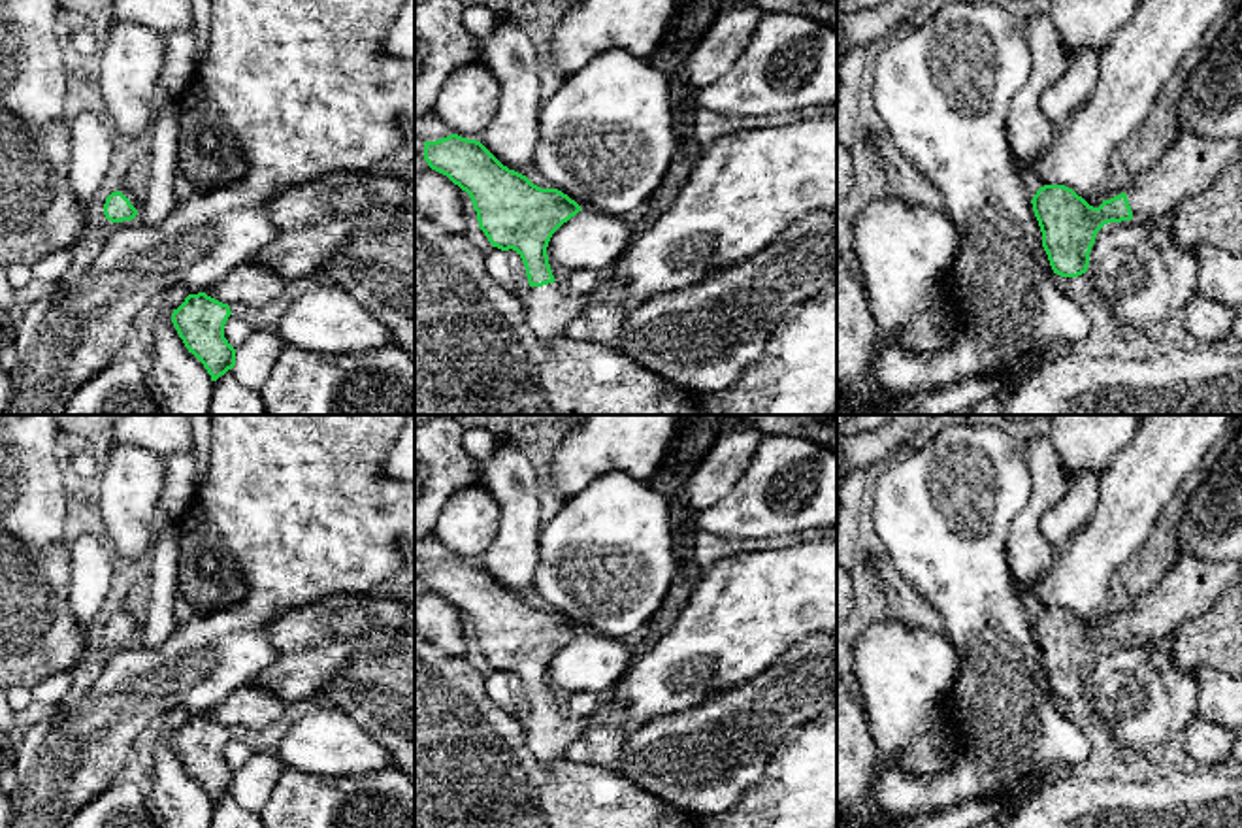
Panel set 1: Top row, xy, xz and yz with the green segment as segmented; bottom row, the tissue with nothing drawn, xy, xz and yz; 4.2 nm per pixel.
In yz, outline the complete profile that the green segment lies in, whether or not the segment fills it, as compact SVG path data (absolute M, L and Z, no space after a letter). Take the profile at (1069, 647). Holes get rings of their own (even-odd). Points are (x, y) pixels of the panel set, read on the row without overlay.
M1180 555L1133 609L1099 630L1065 607L1044 607L1033 619L1042 670L1054 696L1078 700L1087 694L1097 654L1108 645L1174 636L1178 626L1204 613L1229 587L1242 579L1242 560L1216 562Z

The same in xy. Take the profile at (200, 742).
M205 715L188 717L185 724L173 732L172 745L192 775L217 803L236 788L236 771L224 760L224 747L232 737L230 728Z

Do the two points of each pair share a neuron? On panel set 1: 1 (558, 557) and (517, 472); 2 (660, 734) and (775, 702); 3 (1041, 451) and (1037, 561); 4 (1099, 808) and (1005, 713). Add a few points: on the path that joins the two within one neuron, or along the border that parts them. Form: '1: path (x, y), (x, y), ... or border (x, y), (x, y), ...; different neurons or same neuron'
1: border (543, 525), (536, 568); different neurons
2: path (688, 734), (734, 734), (747, 723); same neuron
3: path (1043, 478), (1043, 496), (1031, 513), (1031, 534); same neuron
4: border (1065, 770), (1054, 778); different neurons

